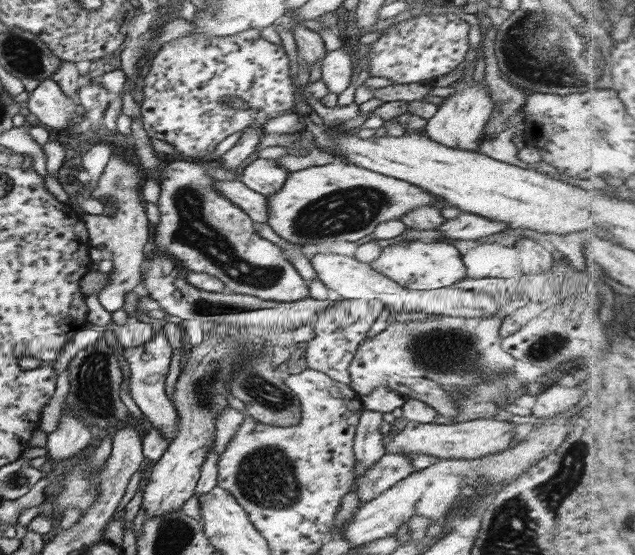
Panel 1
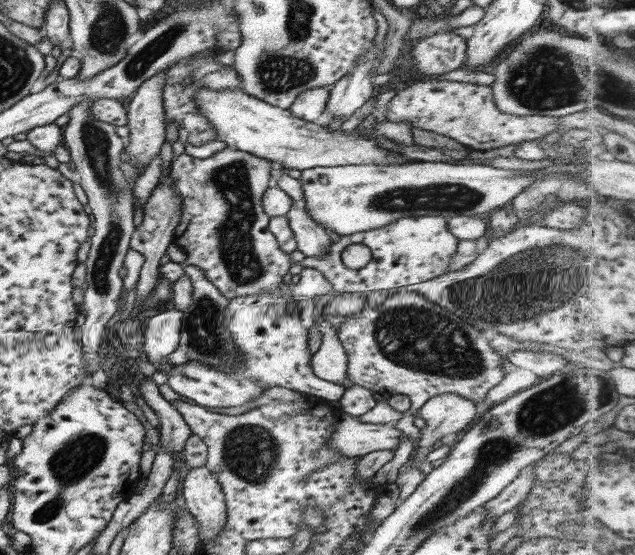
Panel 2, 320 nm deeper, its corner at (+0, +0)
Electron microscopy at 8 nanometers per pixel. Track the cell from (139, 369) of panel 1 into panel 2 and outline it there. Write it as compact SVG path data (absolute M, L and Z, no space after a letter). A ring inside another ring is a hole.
M175 307L151 316L143 331L140 352L144 352L149 362L159 362L163 356L173 352L179 340L182 312Z

